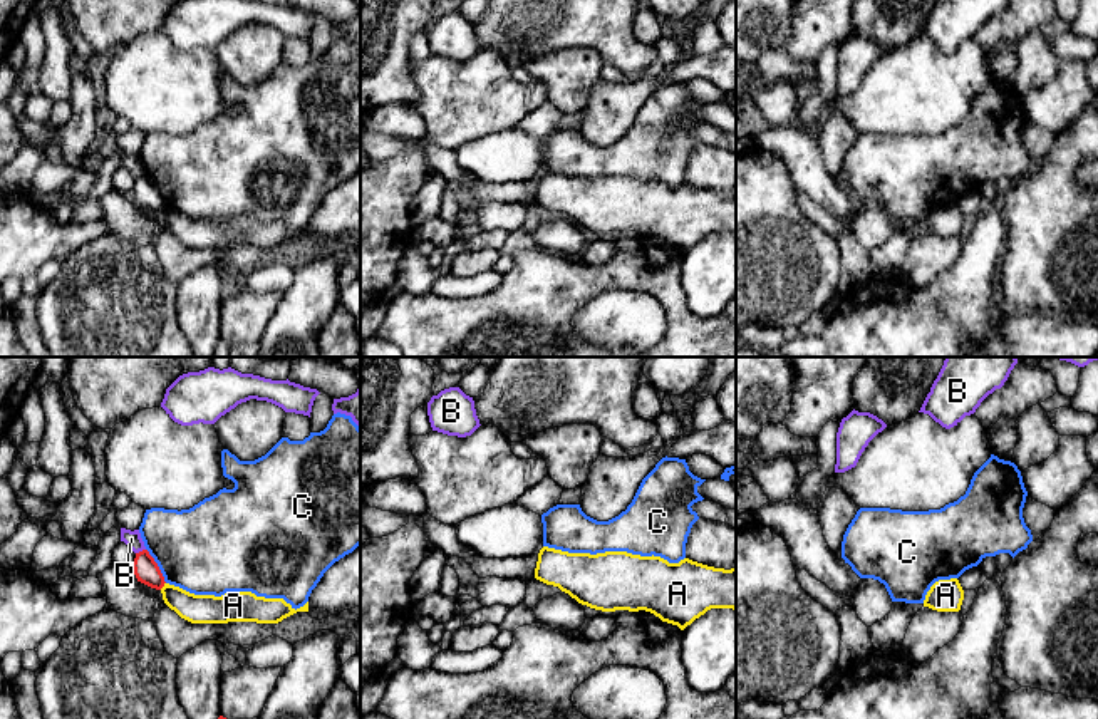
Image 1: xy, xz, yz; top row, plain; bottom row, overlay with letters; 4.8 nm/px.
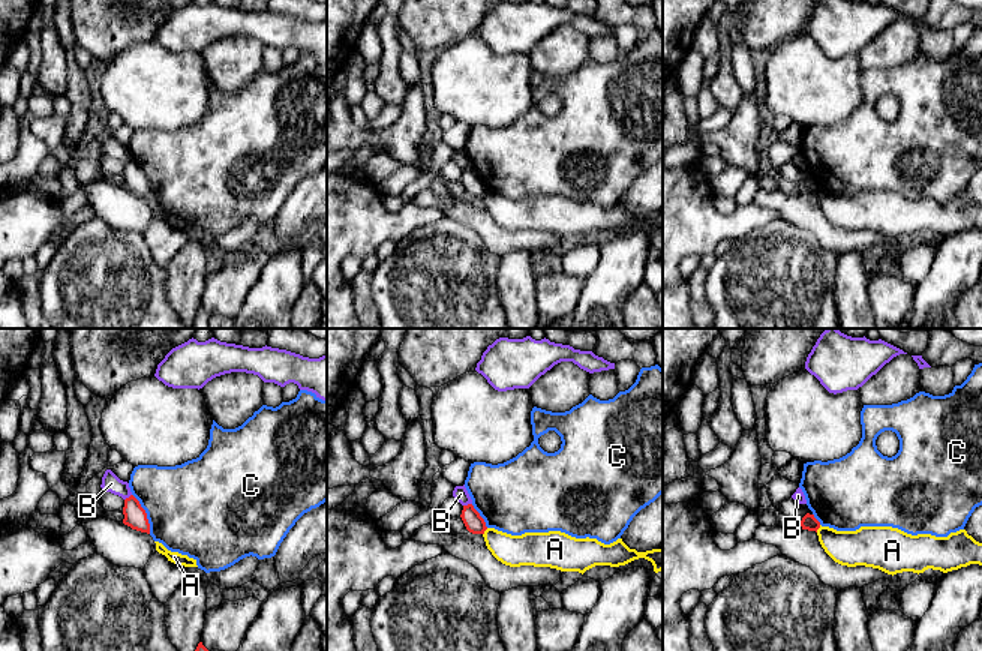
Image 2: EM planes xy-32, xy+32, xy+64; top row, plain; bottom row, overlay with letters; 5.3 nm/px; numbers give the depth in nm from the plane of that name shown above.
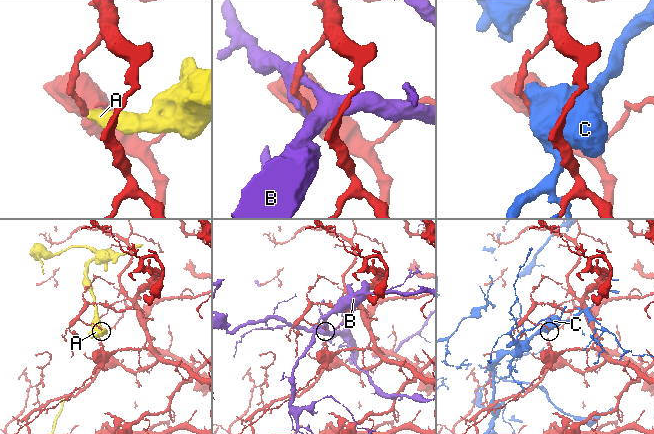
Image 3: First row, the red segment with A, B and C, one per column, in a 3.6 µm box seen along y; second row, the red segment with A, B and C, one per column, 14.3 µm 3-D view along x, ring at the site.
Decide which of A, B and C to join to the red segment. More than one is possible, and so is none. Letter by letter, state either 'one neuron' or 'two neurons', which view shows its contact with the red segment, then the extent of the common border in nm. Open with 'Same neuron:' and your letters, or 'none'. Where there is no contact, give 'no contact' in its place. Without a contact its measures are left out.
Same neuron: none
A: two neurons | xy | 50 nm
B: two neurons | xy | 50 nm
C: two neurons | xy | 190 nm

